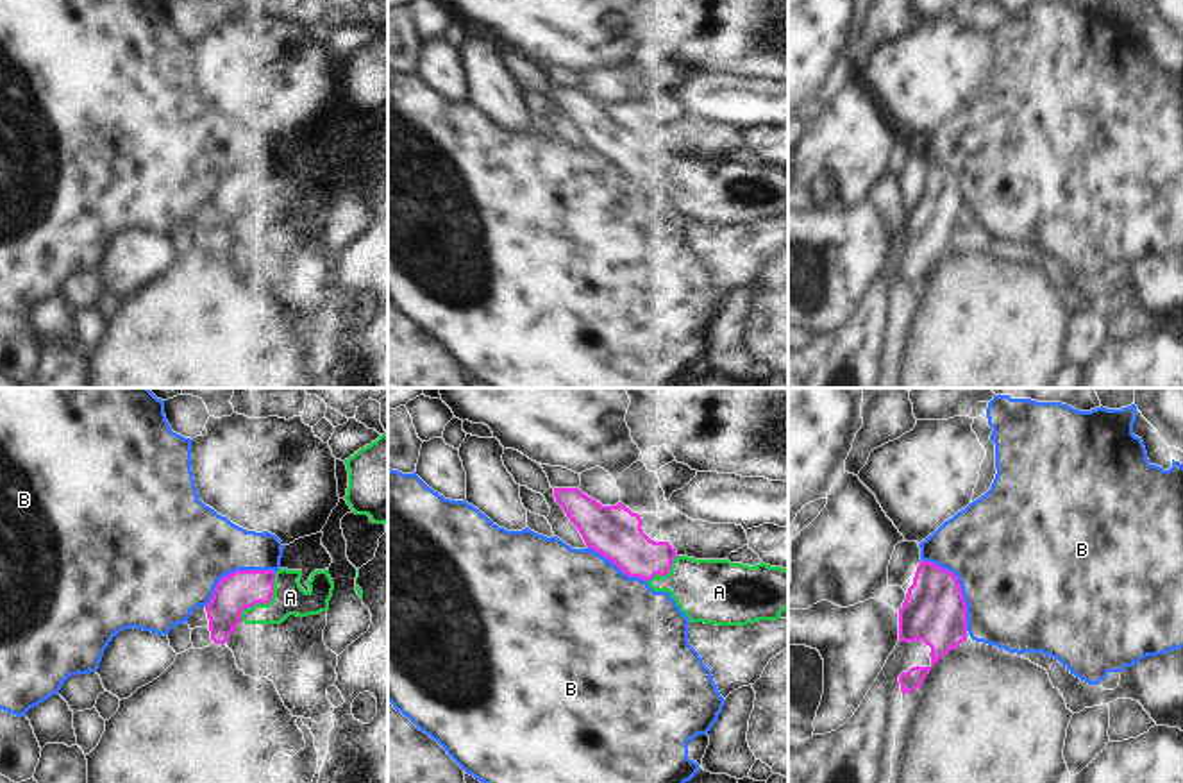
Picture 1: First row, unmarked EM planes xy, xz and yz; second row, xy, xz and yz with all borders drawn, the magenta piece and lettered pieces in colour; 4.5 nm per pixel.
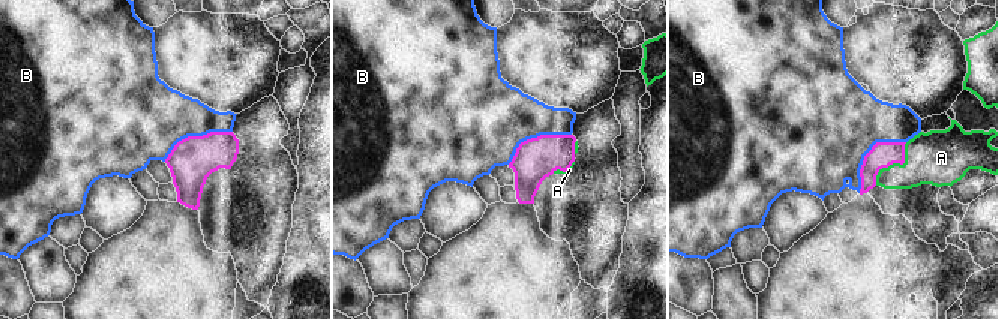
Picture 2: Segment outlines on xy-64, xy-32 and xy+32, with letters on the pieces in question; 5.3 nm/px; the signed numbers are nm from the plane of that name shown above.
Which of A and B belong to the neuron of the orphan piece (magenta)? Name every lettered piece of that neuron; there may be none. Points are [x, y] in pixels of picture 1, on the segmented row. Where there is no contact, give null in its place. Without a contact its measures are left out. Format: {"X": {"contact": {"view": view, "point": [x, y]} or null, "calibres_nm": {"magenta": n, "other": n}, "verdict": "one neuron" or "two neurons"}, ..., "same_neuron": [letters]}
{"A": {"contact": {"view": "xy", "point": [265, 603]}, "calibres_nm": {"magenta": 170, "other": 150}, "verdict": "one neuron"}, "B": {"contact": {"view": "yz", "point": [960, 587]}, "calibres_nm": {"magenta": 280, "other": 500}, "verdict": "two neurons"}, "same_neuron": ["A"]}

